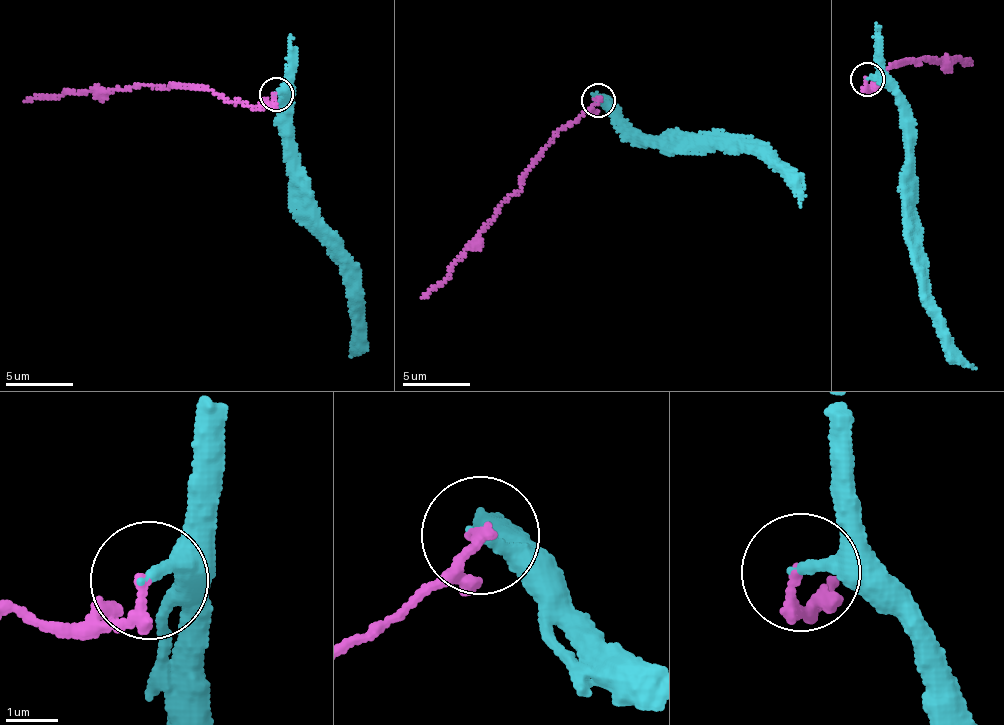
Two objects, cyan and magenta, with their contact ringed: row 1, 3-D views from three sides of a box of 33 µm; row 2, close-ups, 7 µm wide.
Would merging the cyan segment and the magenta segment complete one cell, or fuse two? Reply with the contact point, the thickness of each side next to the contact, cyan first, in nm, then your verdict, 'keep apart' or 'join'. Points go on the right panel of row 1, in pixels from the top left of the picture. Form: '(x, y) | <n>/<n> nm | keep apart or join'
(867, 79) | 200/220 nm | keep apart

